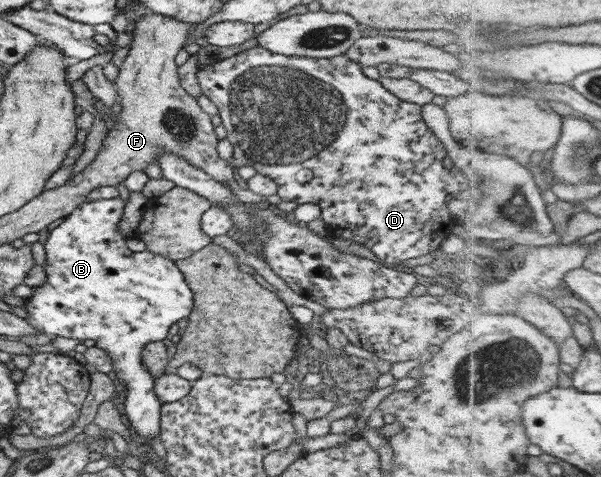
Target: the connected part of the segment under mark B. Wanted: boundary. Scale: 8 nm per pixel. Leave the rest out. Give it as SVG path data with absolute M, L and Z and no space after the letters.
M120 196L96 201L82 202L68 214L65 221L54 228L45 243L46 283L35 287L34 295L26 299L26 322L38 332L50 337L61 336L80 340L91 339L112 360L112 368L119 381L124 383L127 393L124 402L126 417L136 435L144 441L152 441L160 434L161 405L155 394L155 378L142 365L142 350L148 344L167 338L172 325L188 318L194 307L194 295L188 288L183 273L174 261L158 258L143 252L131 251L126 246L127 238L117 228L125 210L125 201Z

